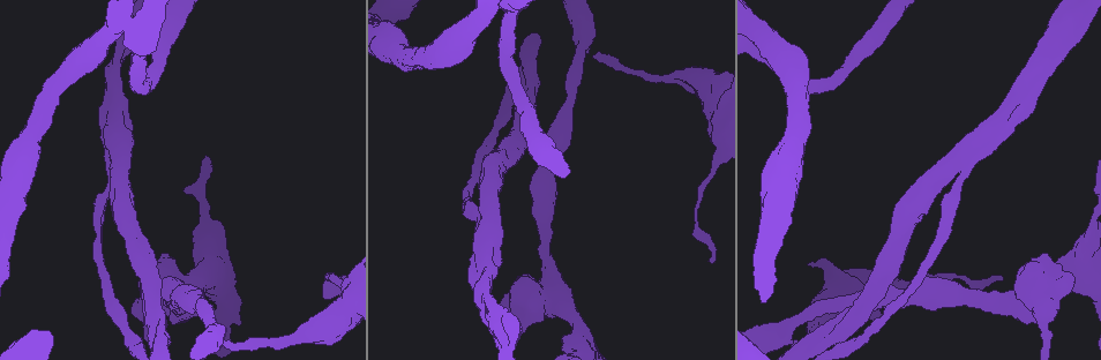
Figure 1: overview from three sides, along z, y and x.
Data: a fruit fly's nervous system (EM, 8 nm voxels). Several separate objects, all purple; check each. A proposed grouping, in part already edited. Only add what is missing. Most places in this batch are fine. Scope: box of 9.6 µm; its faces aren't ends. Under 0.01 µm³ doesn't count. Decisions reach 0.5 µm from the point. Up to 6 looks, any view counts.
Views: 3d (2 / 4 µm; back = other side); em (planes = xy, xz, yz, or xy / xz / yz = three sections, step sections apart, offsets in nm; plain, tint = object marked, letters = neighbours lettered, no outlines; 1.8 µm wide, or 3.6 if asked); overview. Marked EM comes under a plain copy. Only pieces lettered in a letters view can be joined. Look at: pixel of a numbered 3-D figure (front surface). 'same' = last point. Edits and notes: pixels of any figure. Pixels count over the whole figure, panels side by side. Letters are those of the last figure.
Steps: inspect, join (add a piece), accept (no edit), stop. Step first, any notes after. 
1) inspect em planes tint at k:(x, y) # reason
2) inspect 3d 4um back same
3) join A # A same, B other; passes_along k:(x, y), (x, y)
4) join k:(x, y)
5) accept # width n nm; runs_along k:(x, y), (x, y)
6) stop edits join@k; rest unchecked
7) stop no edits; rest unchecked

inspect em yz step 4 letters at 1:(1001, 279) # thin end

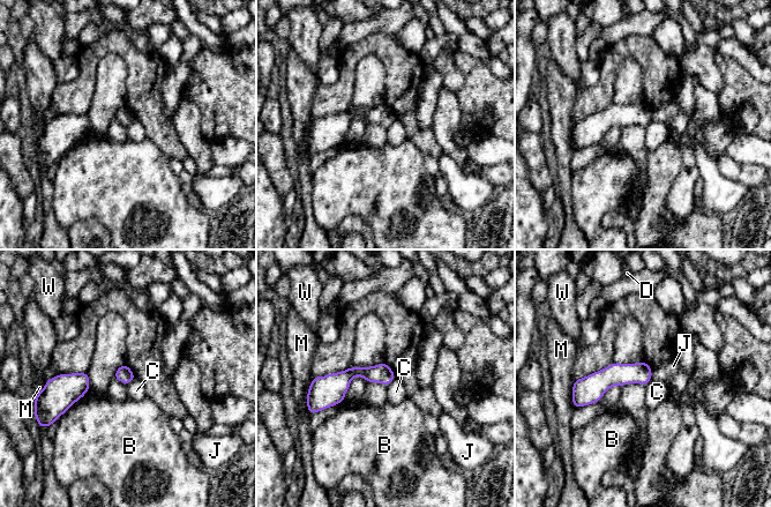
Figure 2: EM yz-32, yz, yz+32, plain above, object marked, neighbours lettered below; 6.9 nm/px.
inspect em planes letters same

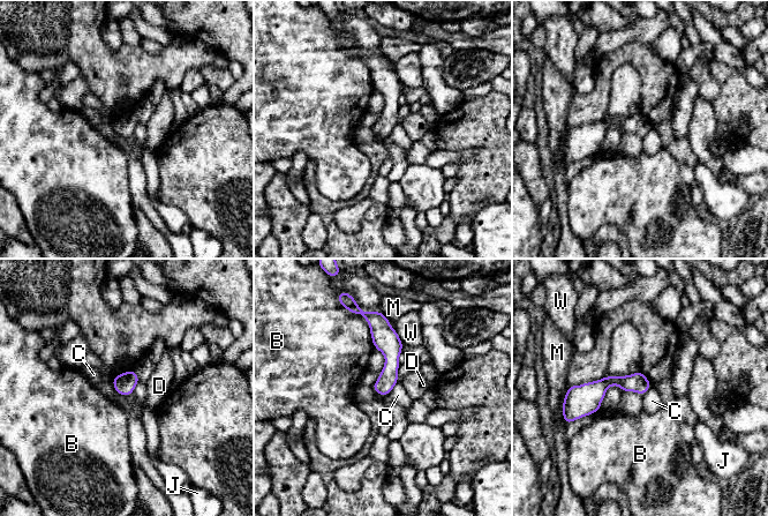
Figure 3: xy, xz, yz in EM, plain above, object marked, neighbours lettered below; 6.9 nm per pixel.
accept # width 130 nm; B other, C other, D other, J other, M other, W other; border 3:(398, 381), (386, 395), (370, 387); no lettered piece goes on from it

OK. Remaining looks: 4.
inspect em 3.6um xz step 8 letters at 1:(949, 165) # three-way junction

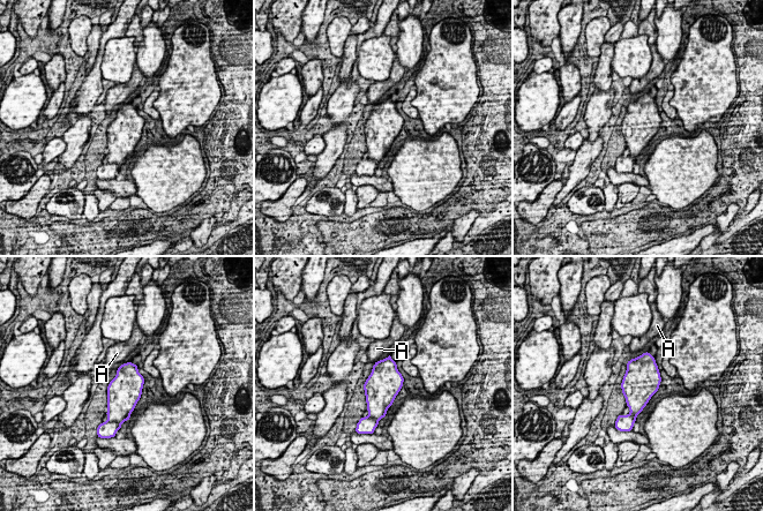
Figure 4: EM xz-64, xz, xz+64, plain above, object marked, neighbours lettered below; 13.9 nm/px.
accept # A other; border 4:(380, 359), (375, 362); none of them fits

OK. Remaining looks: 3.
inspect 3d 4um at 1:(122, 57) # a fork

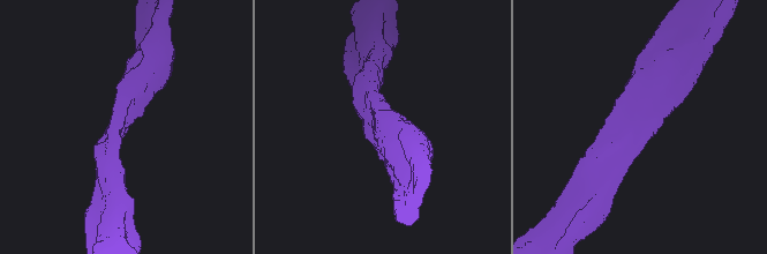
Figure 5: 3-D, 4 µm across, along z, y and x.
inspect em planes letters at 5:(121, 128) # now the EM

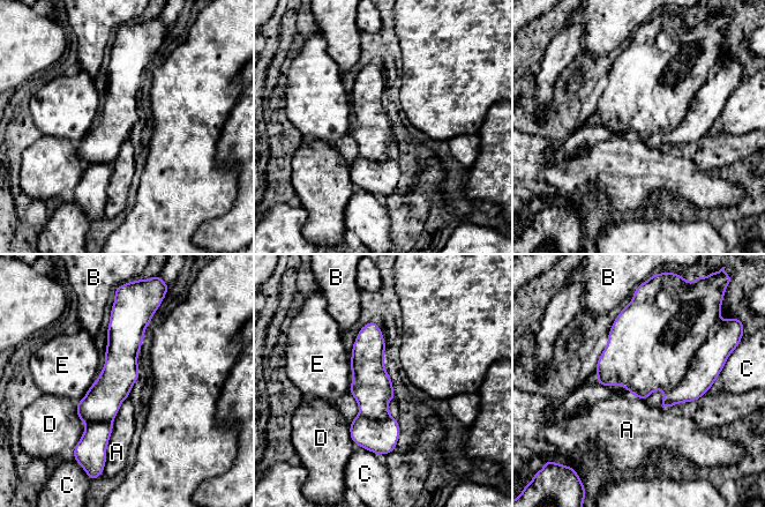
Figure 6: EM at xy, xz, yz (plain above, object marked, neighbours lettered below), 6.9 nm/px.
accept # A other, B other, C other, D other, E other; runs_along 6:(119, 314), (100, 448); none of them fits

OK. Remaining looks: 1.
stop no edits; rest unchecked

